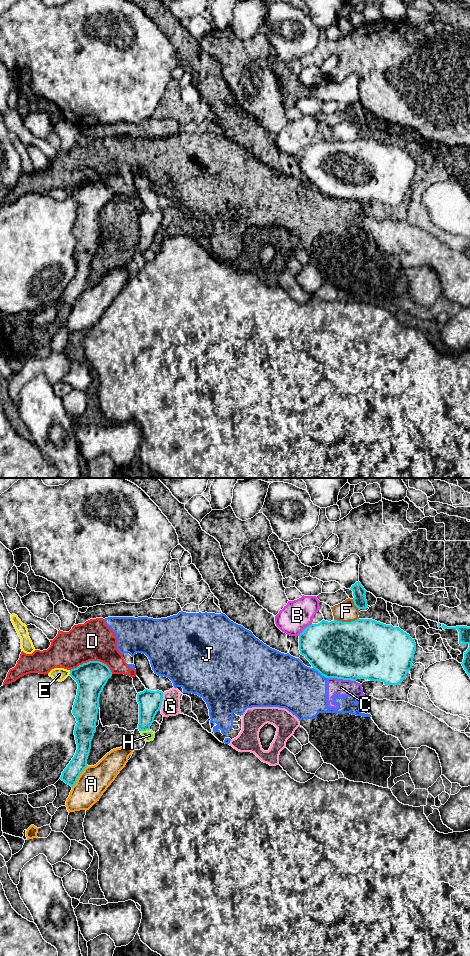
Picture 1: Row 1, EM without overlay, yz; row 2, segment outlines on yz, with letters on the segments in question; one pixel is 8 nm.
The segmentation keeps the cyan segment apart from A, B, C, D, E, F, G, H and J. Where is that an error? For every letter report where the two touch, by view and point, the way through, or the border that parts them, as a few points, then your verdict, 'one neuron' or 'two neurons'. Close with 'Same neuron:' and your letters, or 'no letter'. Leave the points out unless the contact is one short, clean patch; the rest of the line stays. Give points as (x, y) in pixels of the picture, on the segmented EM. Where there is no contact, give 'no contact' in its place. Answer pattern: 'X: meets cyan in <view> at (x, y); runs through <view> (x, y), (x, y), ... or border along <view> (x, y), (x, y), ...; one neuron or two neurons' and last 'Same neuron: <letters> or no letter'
A: meets cyan in yz at (79, 775); two neurons
B: meets cyan in yz at (304, 629); two neurons
C: meets cyan in yz at (342, 678); border along yz (328, 677), (355, 681); two neurons
D: meets cyan in yz at (92, 661); two neurons
E: meets cyan in yz at (70, 672); two neurons
F: meets cyan in yz at (346, 622); two neurons
G: meets cyan in yz at (161, 701); two neurons
H: meets cyan in yz at (144, 730); border along yz (149, 728), (140, 731); two neurons
J: meets cyan in yz at (320, 673); two neurons
Same neuron: no letter

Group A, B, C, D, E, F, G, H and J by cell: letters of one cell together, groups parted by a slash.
A / B / C D J / E / F / G / H

